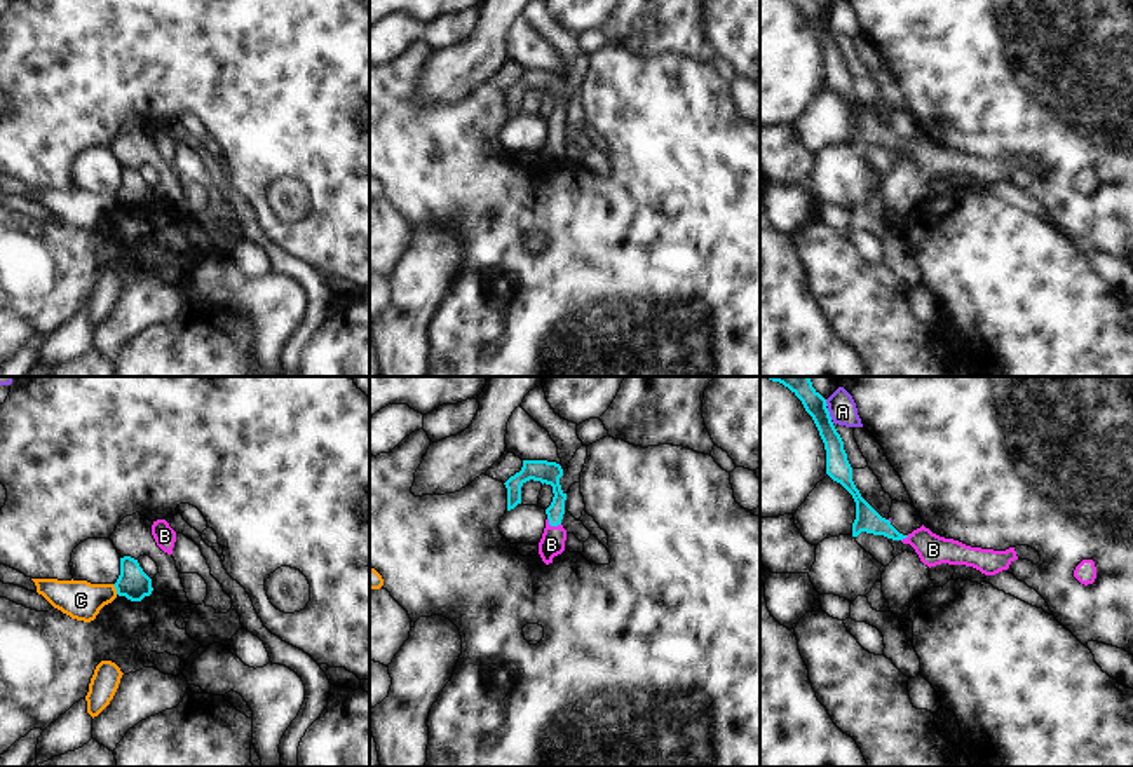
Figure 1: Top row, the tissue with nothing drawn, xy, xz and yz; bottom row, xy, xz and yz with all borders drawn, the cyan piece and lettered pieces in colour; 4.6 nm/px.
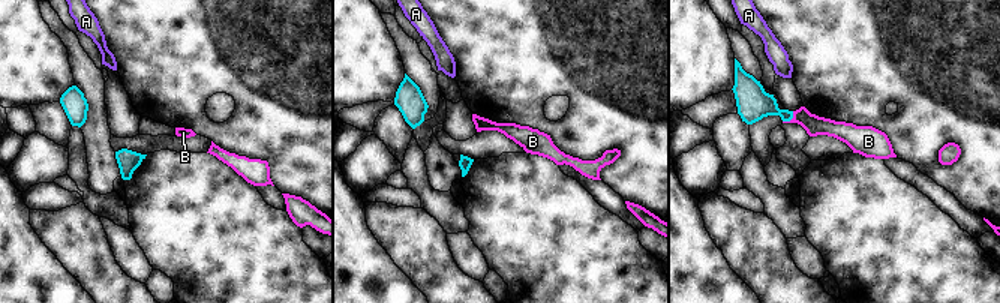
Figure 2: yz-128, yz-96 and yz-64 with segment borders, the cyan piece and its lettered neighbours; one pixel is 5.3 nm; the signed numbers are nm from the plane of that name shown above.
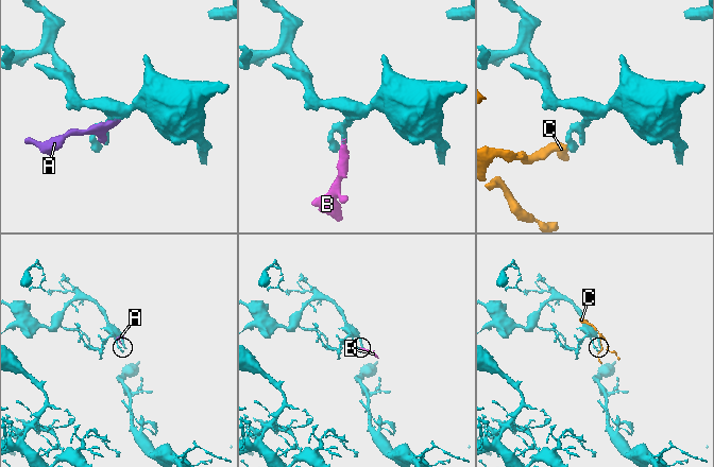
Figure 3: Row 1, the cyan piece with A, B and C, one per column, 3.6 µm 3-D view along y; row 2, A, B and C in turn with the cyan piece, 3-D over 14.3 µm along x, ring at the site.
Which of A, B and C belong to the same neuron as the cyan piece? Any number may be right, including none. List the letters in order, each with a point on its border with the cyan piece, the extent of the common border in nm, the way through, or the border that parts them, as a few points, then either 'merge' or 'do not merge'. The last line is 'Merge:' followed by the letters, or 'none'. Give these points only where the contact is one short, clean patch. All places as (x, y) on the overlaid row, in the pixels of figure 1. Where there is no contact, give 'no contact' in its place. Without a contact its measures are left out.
A: meets cyan in yz at (828, 414); contact 60 nm long; border along yz (827, 408), (832, 419); do not merge
B: meets cyan in xz at (553, 525); contact 70 nm long; runs through xz (549, 473), (556, 487), (553, 525), (551, 544); merge
C: meets cyan in xy at (115, 588); contact 50 nm long; border along xy (112, 584), (117, 593); do not merge
Merge: B

